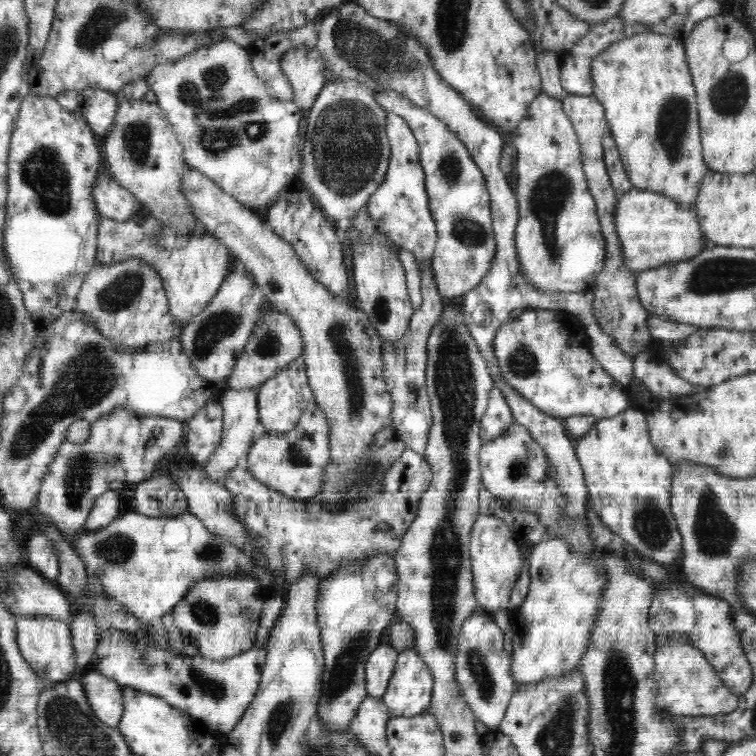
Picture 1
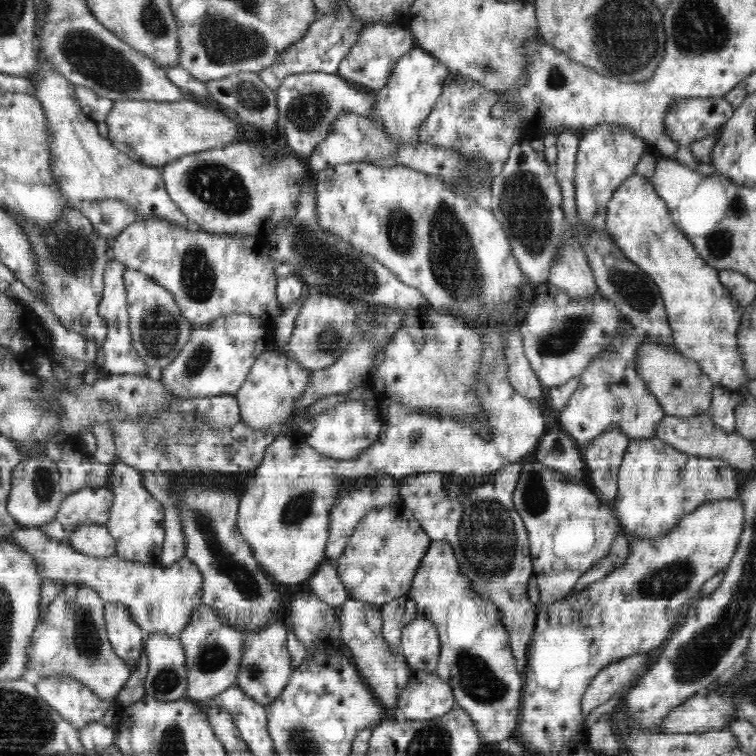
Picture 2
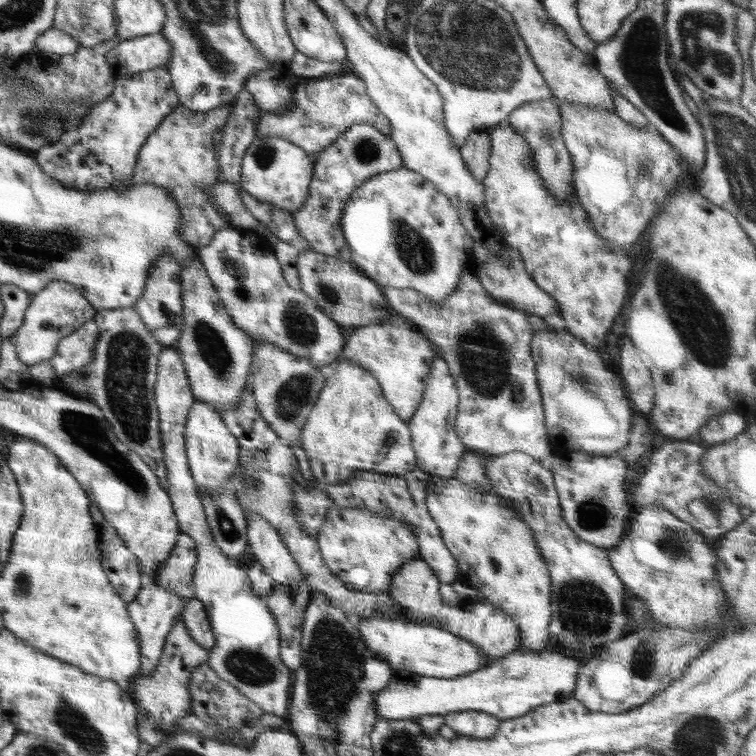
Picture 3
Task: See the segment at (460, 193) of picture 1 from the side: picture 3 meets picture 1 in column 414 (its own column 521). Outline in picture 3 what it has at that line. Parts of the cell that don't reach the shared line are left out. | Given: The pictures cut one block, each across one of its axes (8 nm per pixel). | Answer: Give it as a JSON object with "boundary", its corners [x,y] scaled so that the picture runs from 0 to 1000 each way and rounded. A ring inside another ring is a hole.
{"boundary":[[[738,131],[694,135],[672,152],[669,164],[680,168],[702,198],[705,218],[721,241],[721,249],[737,265],[753,265],[758,259],[758,220],[755,206],[742,179],[742,148]]]}

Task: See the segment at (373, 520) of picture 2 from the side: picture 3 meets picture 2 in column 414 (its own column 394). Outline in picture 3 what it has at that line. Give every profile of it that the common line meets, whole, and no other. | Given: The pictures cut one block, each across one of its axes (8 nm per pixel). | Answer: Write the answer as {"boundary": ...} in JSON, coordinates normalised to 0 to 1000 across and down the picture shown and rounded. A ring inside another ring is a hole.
{"boundary":[[[437,671],[418,710],[427,742],[439,755],[442,765],[448,765],[459,776],[468,780],[512,786],[521,758],[538,743],[558,739],[546,698],[538,690],[484,673]]]}

